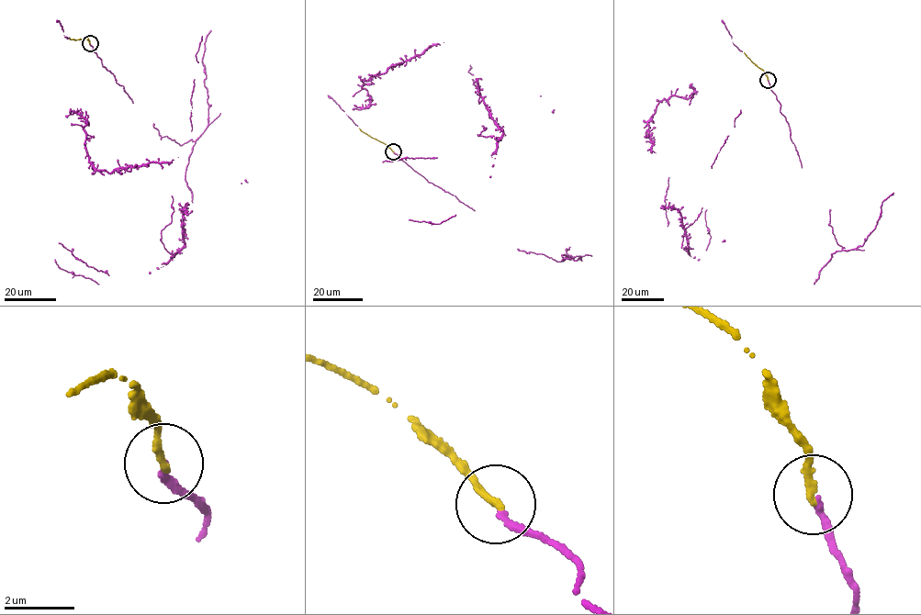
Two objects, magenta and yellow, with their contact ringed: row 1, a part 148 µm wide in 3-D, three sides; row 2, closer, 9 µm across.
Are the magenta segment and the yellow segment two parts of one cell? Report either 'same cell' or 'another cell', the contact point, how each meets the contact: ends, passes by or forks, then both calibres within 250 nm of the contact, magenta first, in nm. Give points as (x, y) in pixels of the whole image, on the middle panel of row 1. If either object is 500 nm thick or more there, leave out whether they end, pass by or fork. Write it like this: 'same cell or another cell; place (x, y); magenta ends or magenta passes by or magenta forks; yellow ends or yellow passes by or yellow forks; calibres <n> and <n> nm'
same cell; place (393, 151); magenta ends; yellow ends; calibres 180 and 220 nm

